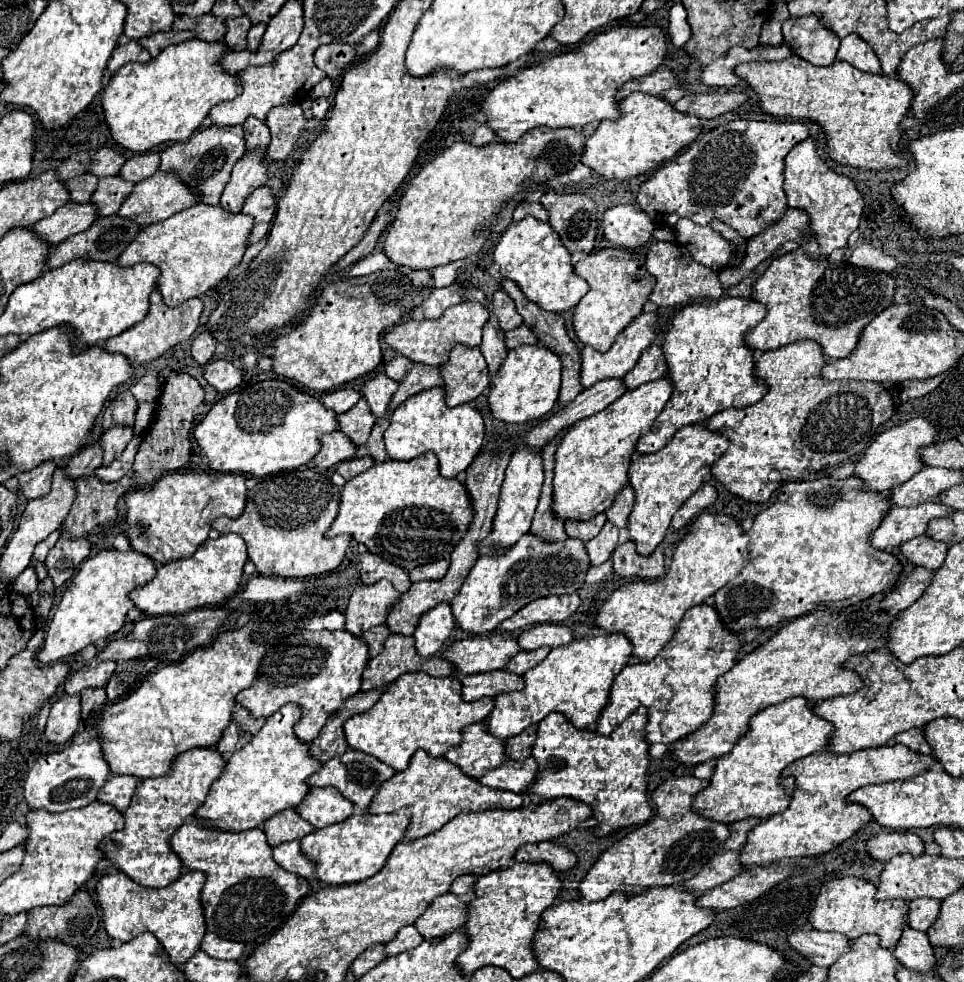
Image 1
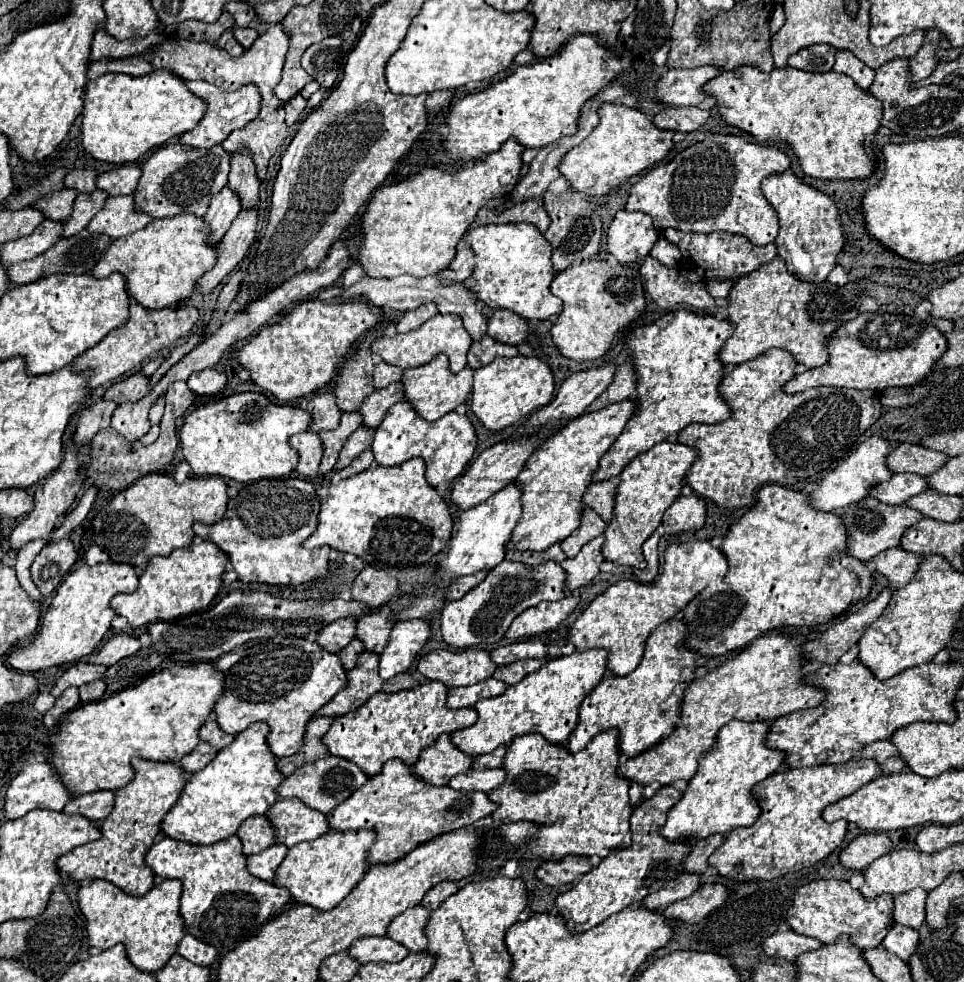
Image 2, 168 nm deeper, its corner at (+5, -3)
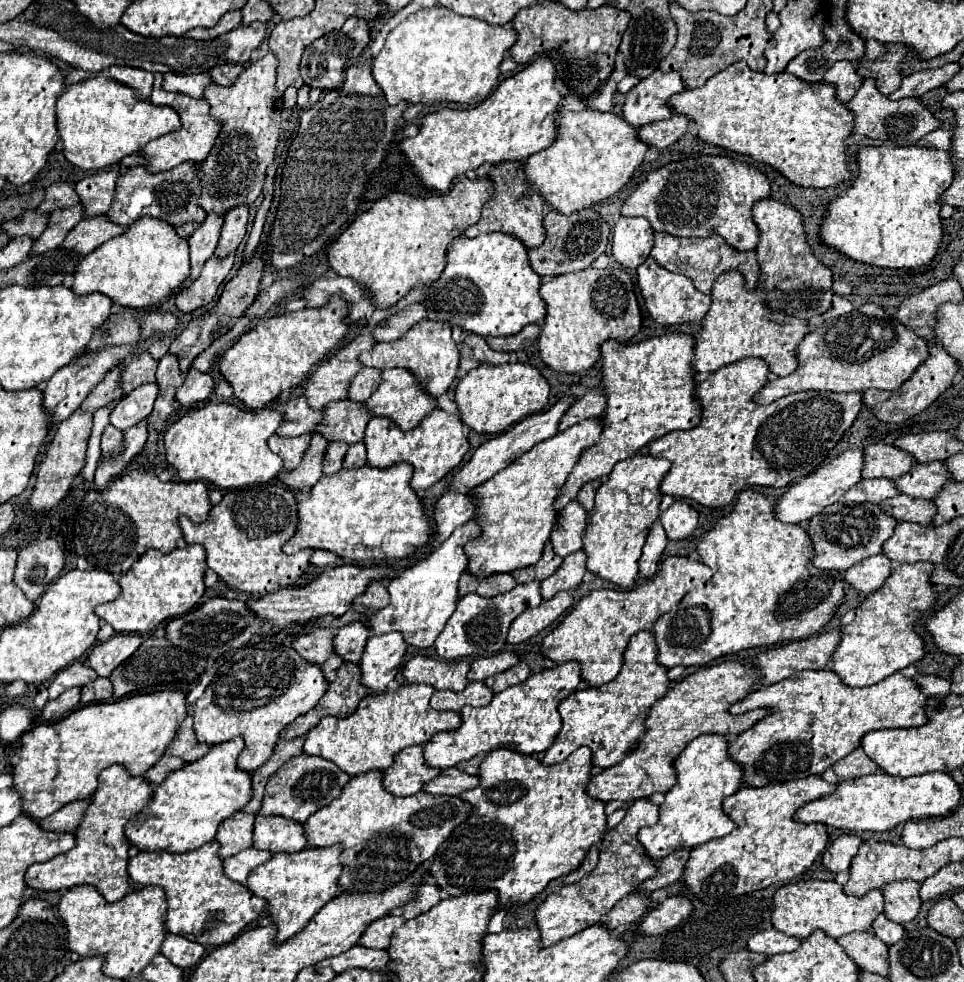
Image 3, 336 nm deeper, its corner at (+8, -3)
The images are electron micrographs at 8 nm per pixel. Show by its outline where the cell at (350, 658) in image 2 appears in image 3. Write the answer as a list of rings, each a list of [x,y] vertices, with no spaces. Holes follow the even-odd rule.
[[[334,653],[326,663],[322,663],[322,671],[324,671],[324,677],[328,679],[328,681],[332,681],[332,679],[336,679],[336,671],[338,671],[338,667],[342,665],[342,657],[338,655],[338,653]]]

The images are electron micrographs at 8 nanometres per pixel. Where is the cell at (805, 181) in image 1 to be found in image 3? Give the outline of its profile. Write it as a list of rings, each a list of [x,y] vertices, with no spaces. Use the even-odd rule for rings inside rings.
[[[772,197],[760,199],[752,207],[752,217],[760,227],[760,243],[756,247],[758,263],[762,269],[760,285],[770,291],[772,309],[786,309],[800,319],[812,319],[828,311],[832,301],[832,271],[814,255],[804,217],[792,205],[784,205]]]

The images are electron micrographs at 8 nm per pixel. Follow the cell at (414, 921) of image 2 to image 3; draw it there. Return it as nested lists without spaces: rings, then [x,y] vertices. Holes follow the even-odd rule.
[[[386,915],[382,919],[376,919],[368,931],[364,931],[360,945],[364,947],[372,947],[372,949],[388,949],[390,947],[390,939],[394,935],[394,929],[402,927],[406,923],[404,917],[396,917],[396,915]]]

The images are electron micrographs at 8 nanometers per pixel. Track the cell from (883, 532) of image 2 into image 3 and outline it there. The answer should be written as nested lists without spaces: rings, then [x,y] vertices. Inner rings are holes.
[[[838,501],[832,507],[826,507],[820,515],[812,517],[806,525],[808,533],[814,541],[814,567],[818,569],[838,569],[846,571],[852,565],[860,563],[866,557],[878,555],[882,551],[882,543],[886,543],[898,521],[886,515],[876,503],[846,503]]]

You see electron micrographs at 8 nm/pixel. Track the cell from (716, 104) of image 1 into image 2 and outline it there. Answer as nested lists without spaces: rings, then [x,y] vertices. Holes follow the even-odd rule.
[[[671,107],[671,109],[661,109],[653,117],[653,123],[659,129],[691,133],[697,131],[707,119],[709,119],[709,111],[703,111],[699,107],[679,107],[679,109]]]

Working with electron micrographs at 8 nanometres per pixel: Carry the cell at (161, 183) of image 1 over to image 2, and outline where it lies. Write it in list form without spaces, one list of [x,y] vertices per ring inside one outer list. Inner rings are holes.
[[[109,197],[105,207],[89,221],[87,231],[109,235],[111,239],[119,239],[123,235],[131,235],[133,231],[143,229],[151,221],[145,213],[135,213],[133,197]]]

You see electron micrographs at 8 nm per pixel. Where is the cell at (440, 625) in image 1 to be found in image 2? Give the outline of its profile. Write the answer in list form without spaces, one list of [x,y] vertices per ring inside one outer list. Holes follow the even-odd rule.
[[[411,619],[393,625],[387,647],[379,655],[379,677],[389,681],[391,677],[403,673],[413,663],[415,655],[423,649],[429,637],[429,623]]]

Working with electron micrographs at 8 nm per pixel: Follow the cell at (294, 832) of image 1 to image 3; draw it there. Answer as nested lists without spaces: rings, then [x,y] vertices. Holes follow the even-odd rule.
[[[238,811],[236,815],[228,817],[220,831],[216,833],[216,841],[220,841],[220,855],[232,857],[248,847],[252,847],[252,835],[254,835],[254,815]]]

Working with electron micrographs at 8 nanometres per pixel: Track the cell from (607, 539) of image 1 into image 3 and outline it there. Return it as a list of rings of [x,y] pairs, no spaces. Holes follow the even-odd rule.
[[[580,549],[568,557],[564,557],[564,563],[552,573],[548,579],[542,581],[542,593],[544,599],[552,599],[558,591],[570,591],[582,583],[582,577],[586,573],[586,553]]]

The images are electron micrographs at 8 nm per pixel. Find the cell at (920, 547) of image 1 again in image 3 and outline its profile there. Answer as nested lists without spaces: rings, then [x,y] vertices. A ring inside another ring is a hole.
[[[880,553],[856,563],[856,567],[850,567],[844,573],[844,579],[850,587],[856,587],[858,591],[870,595],[886,583],[890,573],[892,573],[892,561],[884,553]]]

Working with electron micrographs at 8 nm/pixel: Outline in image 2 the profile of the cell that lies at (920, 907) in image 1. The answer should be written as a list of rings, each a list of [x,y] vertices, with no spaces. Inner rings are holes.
[[[913,889],[903,895],[893,897],[893,919],[905,927],[919,929],[921,923],[925,921],[925,899],[927,891],[923,889]]]

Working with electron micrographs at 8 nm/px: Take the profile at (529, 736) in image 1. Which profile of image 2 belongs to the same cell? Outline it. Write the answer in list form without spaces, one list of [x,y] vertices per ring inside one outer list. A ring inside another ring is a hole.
[[[501,745],[487,755],[473,757],[473,769],[497,769],[497,767],[501,767],[501,763],[505,759],[505,751],[507,751],[507,745]]]

